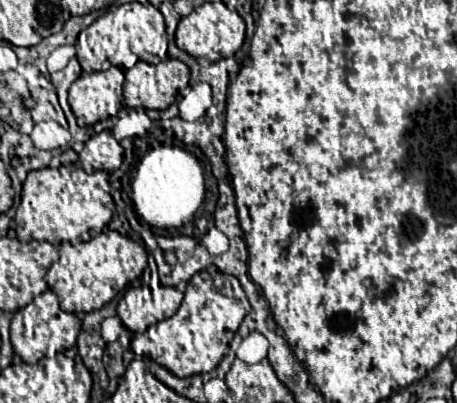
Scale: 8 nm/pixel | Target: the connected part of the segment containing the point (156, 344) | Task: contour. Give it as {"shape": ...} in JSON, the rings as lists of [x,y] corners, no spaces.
{"shape":[[[199,271],[187,283],[185,299],[177,313],[149,327],[145,332],[135,334],[130,348],[137,357],[149,357],[177,377],[209,373],[227,353],[229,341],[249,311],[251,305],[233,275],[221,273],[221,285],[217,285],[211,273]]]}

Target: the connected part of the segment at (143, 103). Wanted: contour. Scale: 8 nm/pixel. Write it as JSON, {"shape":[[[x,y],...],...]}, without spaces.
{"shape":[[[165,59],[157,65],[149,65],[145,61],[139,61],[139,65],[125,71],[123,84],[125,106],[163,111],[177,99],[177,95],[187,87],[187,83],[189,83],[189,67],[185,63],[181,63],[179,59]]]}

